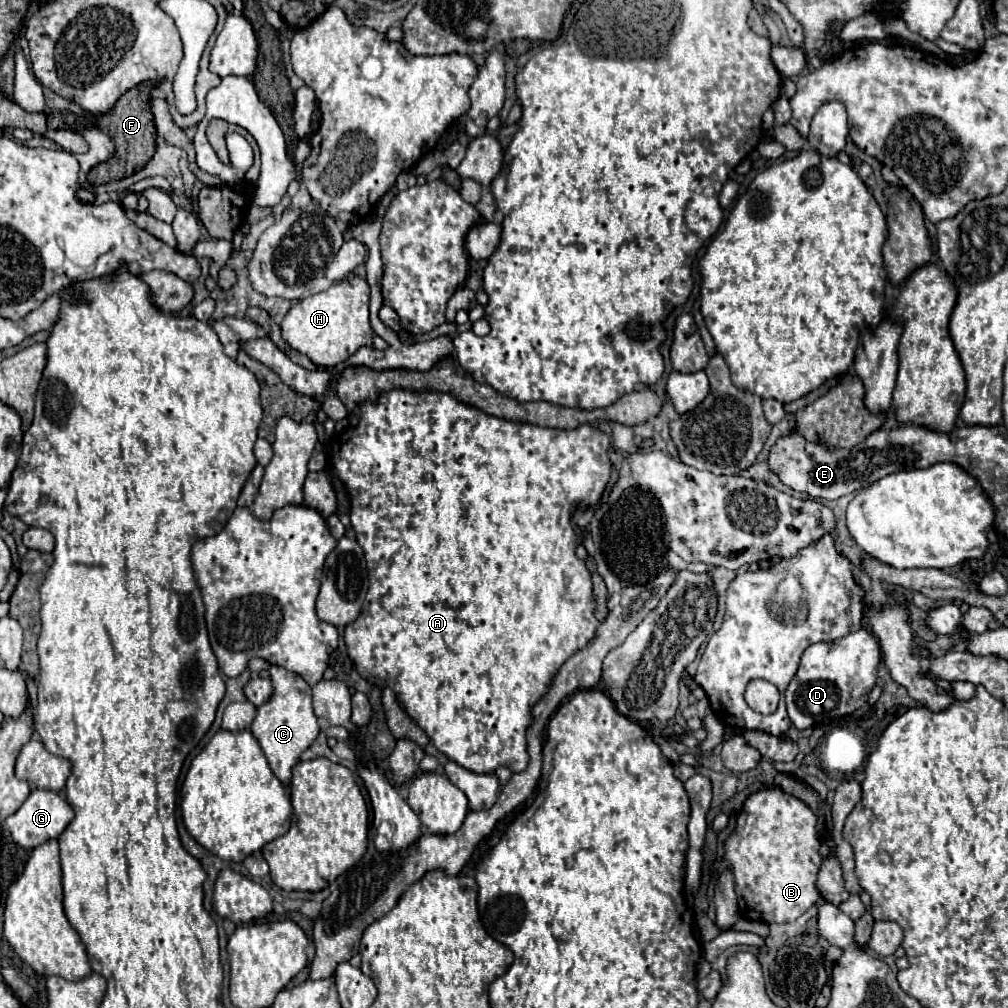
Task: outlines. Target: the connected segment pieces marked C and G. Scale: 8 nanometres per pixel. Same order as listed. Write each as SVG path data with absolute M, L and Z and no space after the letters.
M277 665L269 669L269 677L273 681L273 695L269 697L267 703L257 707L251 733L257 737L273 773L287 787L287 783L291 781L291 769L297 765L301 753L307 747L311 747L311 743L317 739L319 725L313 713L309 683L305 683L299 675L293 675L291 671L285 671L283 667Z
M35 789L25 799L25 803L17 809L17 813L13 813L11 817L5 819L5 827L9 829L9 833L17 845L21 845L23 849L33 849L33 847L45 843L47 839L59 837L63 833L63 829L71 823L73 815L75 813L73 813L71 805L59 793L49 791L49 789Z

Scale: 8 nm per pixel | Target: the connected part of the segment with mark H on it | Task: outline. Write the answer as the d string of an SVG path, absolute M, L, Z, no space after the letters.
M351 273L329 289L301 299L283 317L281 333L291 349L307 355L319 367L335 367L355 355L361 347L371 347L375 333L369 325L367 281Z

